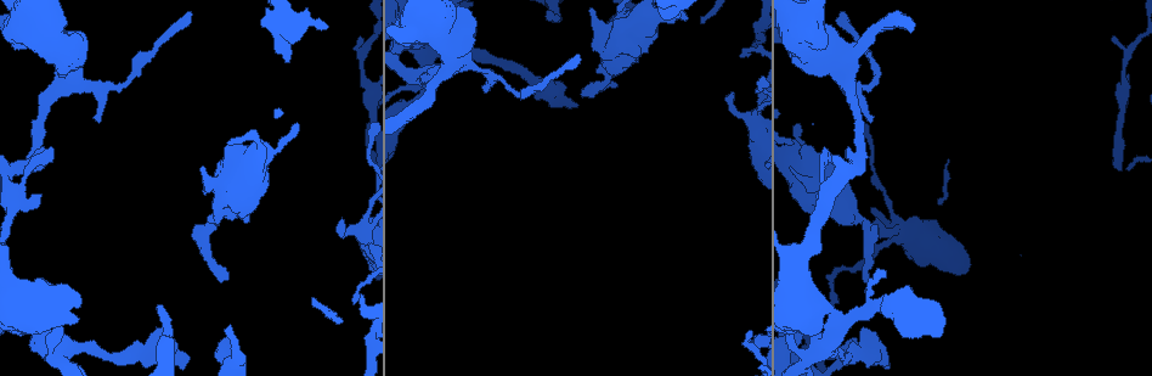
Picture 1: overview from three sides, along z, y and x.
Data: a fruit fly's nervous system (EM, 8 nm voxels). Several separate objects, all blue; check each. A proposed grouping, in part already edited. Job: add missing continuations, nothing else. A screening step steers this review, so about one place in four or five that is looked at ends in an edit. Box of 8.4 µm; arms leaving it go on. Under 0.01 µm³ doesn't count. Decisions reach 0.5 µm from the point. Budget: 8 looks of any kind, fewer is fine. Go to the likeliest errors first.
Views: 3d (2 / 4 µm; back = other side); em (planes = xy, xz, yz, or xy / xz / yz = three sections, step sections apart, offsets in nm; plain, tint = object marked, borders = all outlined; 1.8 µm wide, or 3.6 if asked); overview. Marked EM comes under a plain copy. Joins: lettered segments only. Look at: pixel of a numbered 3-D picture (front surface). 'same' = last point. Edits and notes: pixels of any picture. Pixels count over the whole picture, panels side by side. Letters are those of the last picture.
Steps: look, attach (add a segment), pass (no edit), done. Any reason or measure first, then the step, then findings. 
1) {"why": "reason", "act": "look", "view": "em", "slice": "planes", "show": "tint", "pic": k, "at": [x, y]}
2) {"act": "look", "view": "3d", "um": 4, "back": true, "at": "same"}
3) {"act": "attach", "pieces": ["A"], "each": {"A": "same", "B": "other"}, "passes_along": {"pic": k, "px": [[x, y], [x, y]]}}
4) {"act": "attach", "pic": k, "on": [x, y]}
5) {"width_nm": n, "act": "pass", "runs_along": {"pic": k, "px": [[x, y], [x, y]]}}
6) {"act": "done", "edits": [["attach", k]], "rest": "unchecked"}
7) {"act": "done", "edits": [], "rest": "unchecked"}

{"why": "free end", "act": "look", "view": "em", "um": 3.6, "slice": "xz", "step": 16, "show": "borders", "pic": 1, "at": [876, 221]}

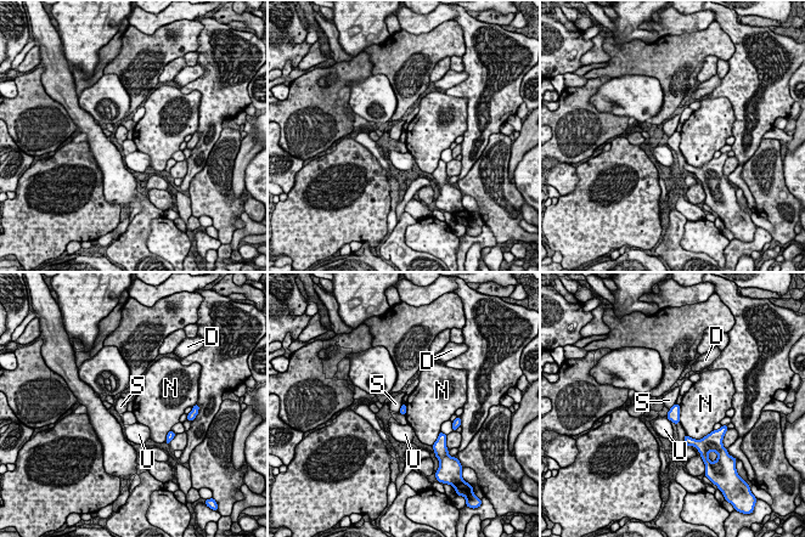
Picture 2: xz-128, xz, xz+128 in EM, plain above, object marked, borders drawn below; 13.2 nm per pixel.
{"act": "look", "view": "em", "um": 3.6, "slice": "planes", "show": "borders", "at": "same"}

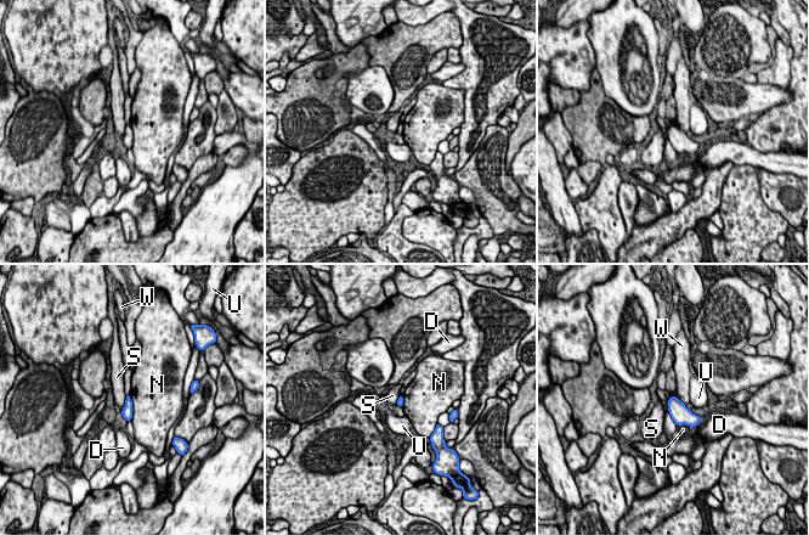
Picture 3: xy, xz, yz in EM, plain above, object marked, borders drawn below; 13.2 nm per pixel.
{"act": "pass", "each": {"D": "other", "N": "other", "S": "other", "U": "other", "W": "other"}, "border": {"pic": 3, "px": [[129, 396], [131, 401], [131, 420]]}, "found": "no lettered segment goes on from it"}

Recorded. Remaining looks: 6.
{"why": "an open end", "act": "look", "view": "em", "slice": "planes", "show": "borders", "pic": 1, "at": [227, 280]}

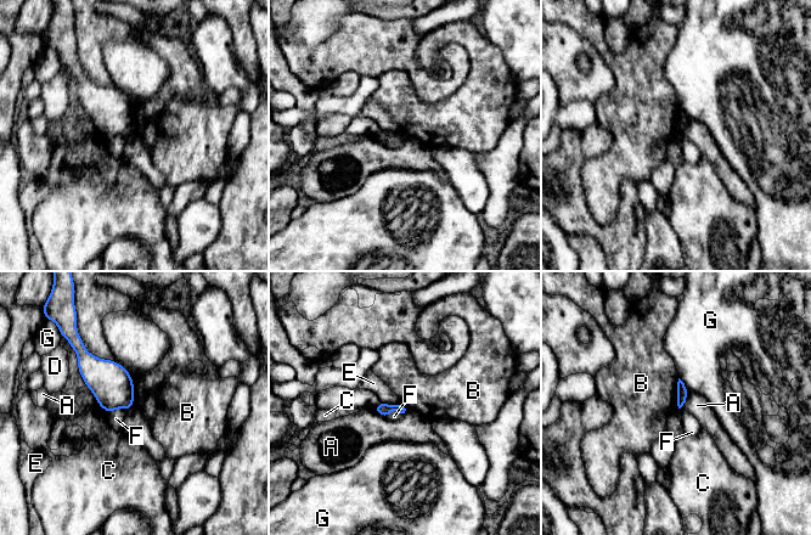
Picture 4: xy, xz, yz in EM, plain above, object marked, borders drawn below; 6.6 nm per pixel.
{"act": "pass", "each": {"A": "other", "B": "other", "C": "other", "D": "other", "E": "other", "F": "other", "G": "other"}, "border": {"pic": 4, "px": [[125, 369], [133, 382], [133, 407]]}, "found": "no lettered segment goes on from it"}

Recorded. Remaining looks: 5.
{"why": "abrupt turn", "act": "look", "view": "3d", "um": 2, "pic": 1, "at": [857, 157]}

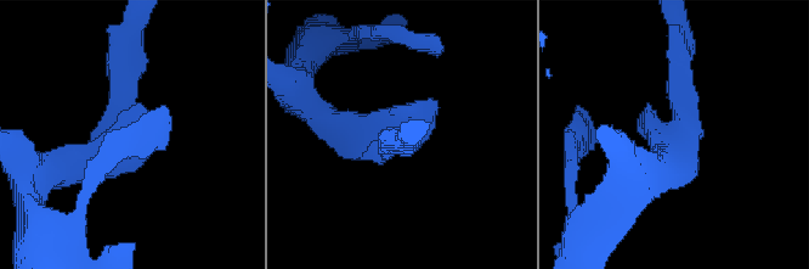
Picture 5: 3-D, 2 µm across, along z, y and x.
{"arm_widths_nm": [190, 240], "why": "shape alone is not enough", "act": "look", "view": "em", "slice": "planes", "show": "borders", "pic": 5, "at": [675, 142]}

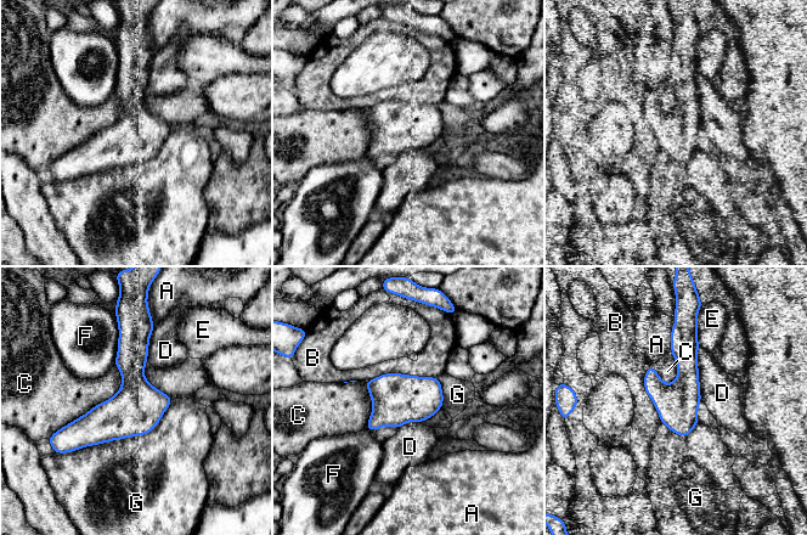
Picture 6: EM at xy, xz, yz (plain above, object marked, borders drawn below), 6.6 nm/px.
{"width_nm": 280, "act": "pass", "each": {"A": "other", "B": "other", "C": "other", "D": "other", "E": "other", "F": "other", "G": "other"}, "found": "none of them fits"}

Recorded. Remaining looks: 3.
{"act": "done", "edits": [], "rest": "unchecked"}

